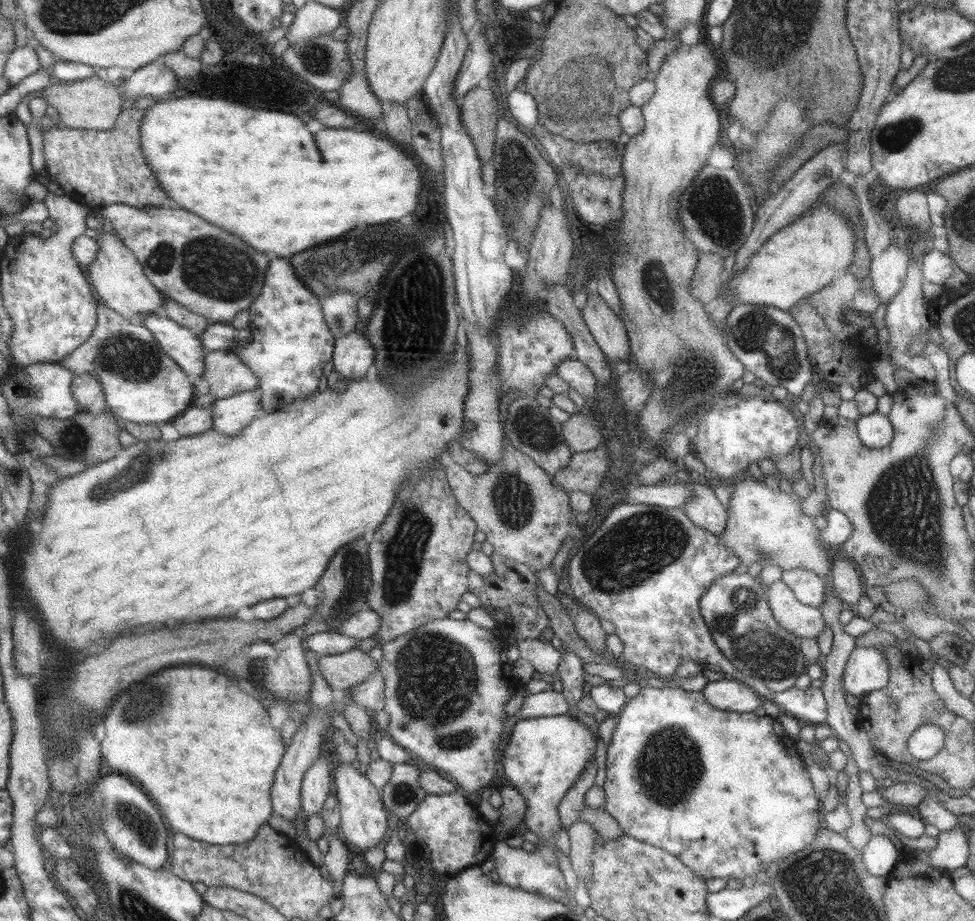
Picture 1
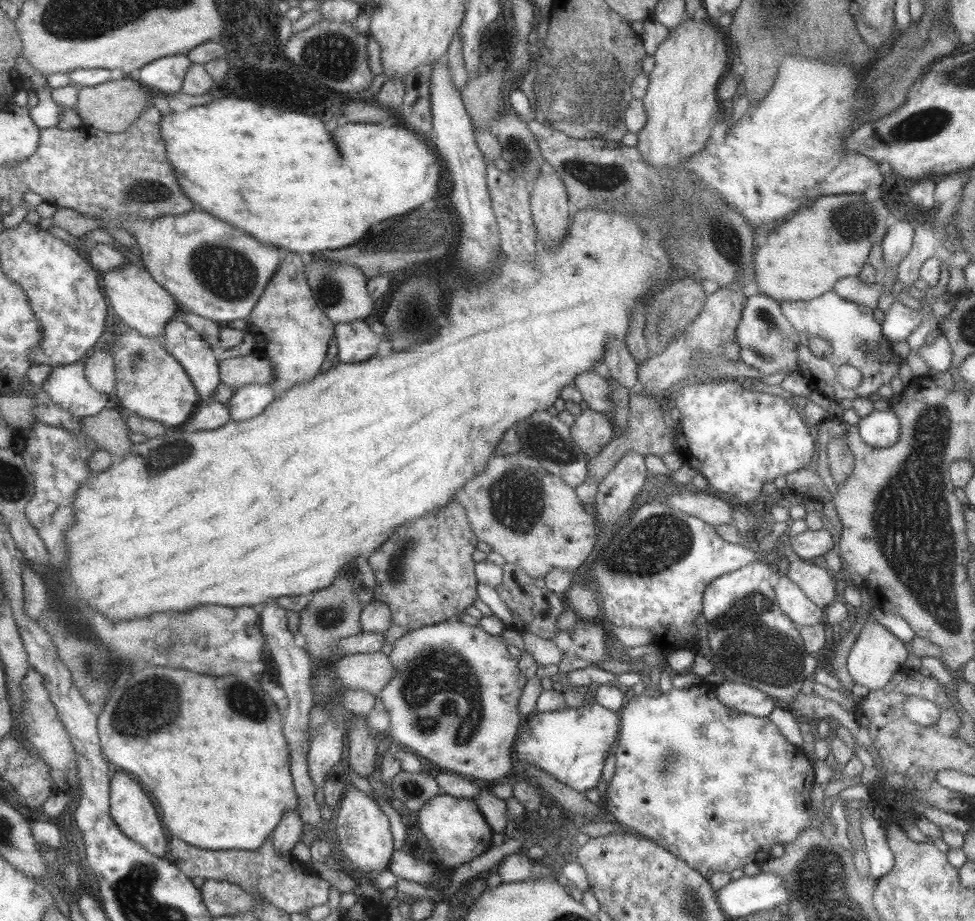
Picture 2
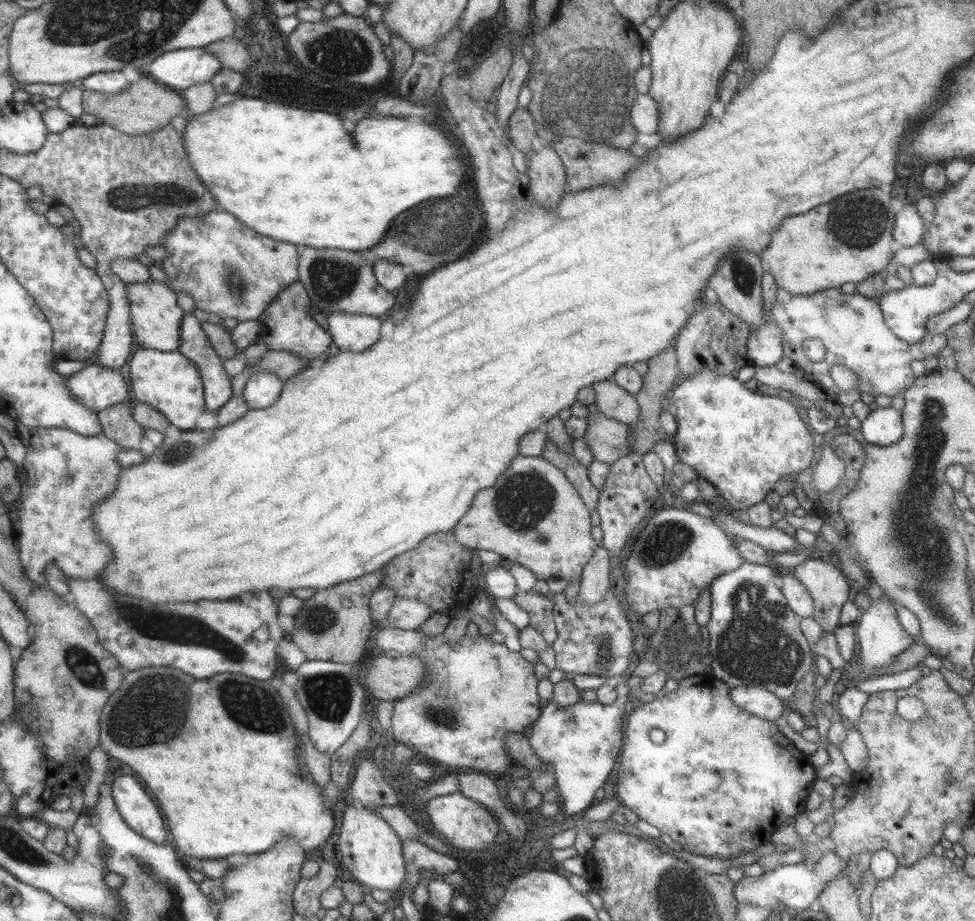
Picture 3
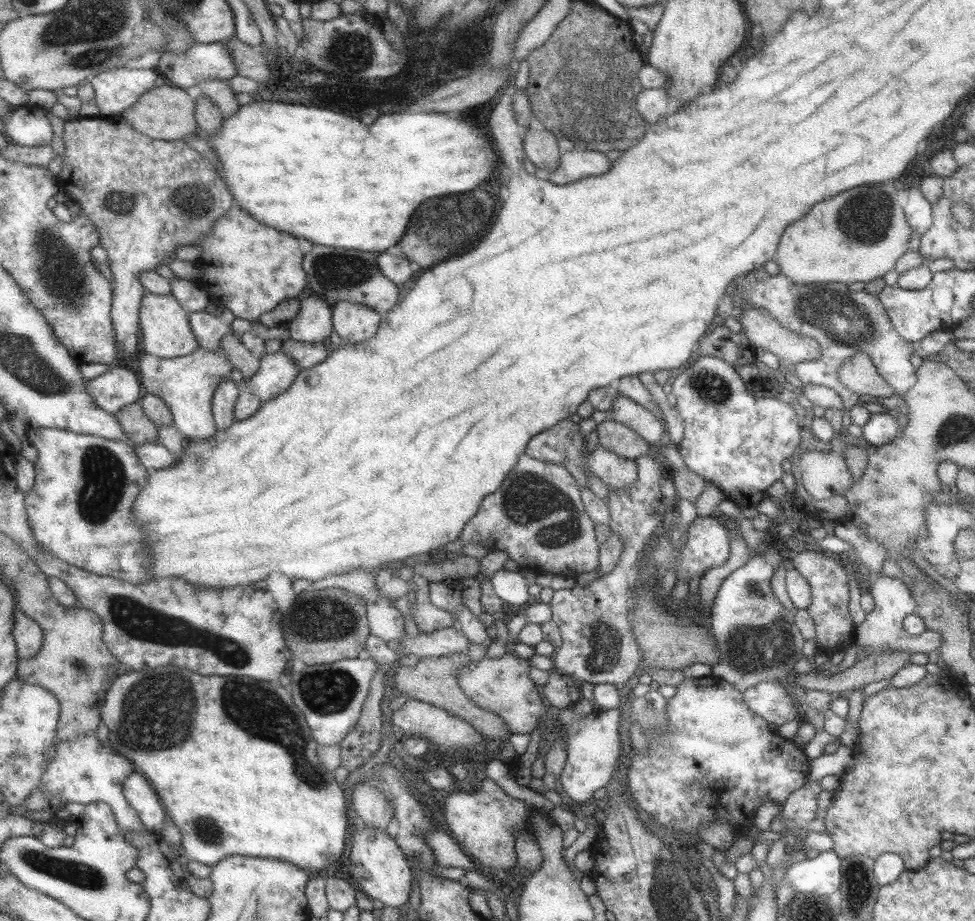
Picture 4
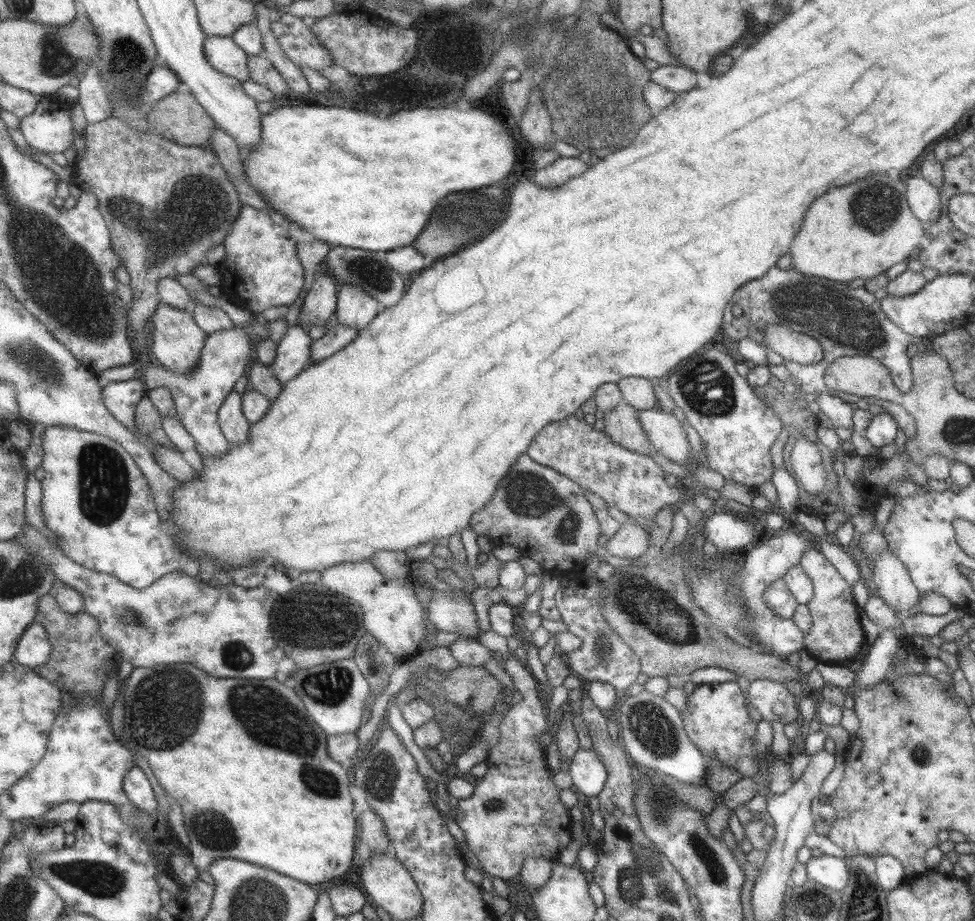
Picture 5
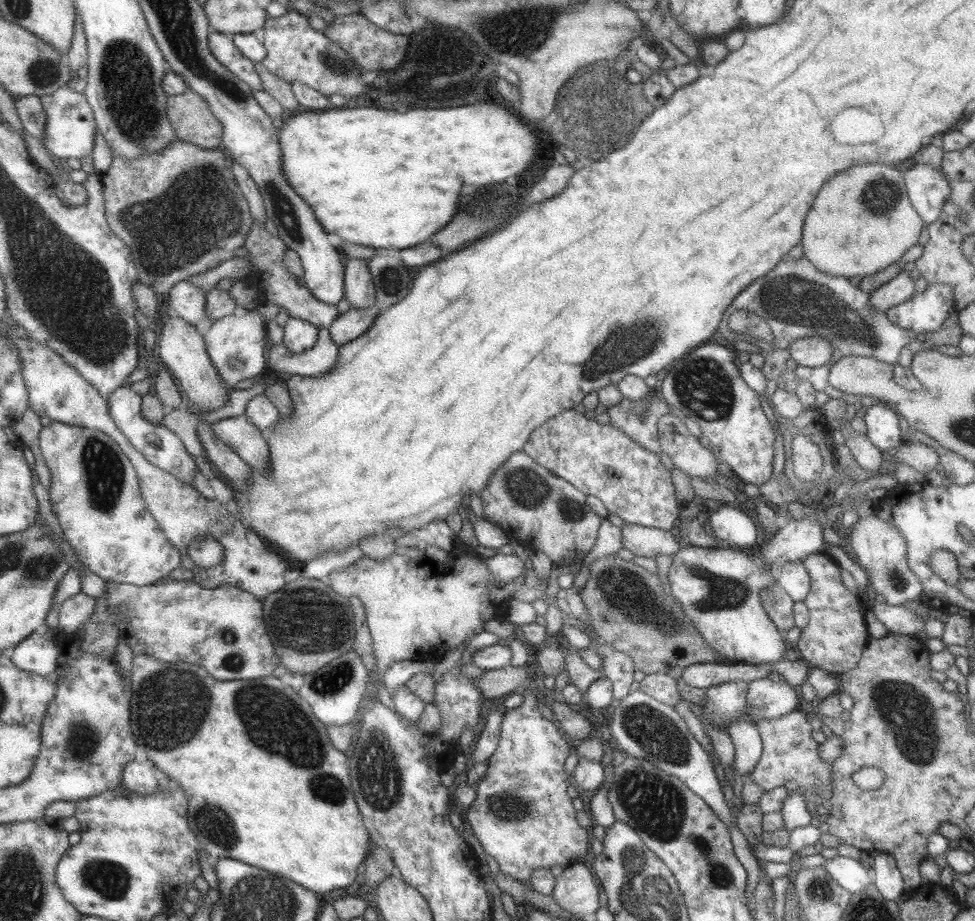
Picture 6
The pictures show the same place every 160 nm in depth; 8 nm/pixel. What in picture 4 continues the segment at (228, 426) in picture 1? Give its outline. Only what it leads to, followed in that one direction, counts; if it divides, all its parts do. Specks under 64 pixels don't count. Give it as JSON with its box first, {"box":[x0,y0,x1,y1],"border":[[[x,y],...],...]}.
{"box":[247,349,299,402],"border":[[[280,349],[260,358],[258,369],[247,379],[249,392],[265,402],[285,392],[299,368]]]}

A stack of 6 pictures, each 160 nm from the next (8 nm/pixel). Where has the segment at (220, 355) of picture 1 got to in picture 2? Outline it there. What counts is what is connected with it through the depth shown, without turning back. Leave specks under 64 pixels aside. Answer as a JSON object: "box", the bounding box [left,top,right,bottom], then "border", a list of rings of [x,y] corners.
{"box":[218,352,274,389],"border":[[[257,352],[220,360],[218,371],[221,384],[233,389],[247,384],[271,384],[274,380],[268,358]]]}

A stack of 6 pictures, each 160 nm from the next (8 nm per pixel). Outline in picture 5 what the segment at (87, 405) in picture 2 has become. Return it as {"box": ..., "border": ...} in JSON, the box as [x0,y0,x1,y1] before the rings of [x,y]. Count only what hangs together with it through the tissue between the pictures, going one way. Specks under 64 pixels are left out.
{"box":[103,376,165,453],"border":[[[134,376],[128,380],[104,383],[103,400],[115,418],[135,432],[154,453],[159,447],[165,446],[148,438],[148,436],[143,436],[135,426],[135,413],[138,404],[146,397],[148,391],[145,382],[140,377]]]}

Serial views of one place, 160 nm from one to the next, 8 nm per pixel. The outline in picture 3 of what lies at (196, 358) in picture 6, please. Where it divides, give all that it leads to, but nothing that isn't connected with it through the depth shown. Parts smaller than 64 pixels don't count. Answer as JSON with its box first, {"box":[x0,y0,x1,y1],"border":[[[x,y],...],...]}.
{"box":[127,281,186,352],"border":[[[161,281],[148,283],[127,283],[128,302],[131,305],[135,337],[142,347],[159,349],[163,352],[179,351],[183,342],[181,328],[186,310],[178,303],[178,293]]]}

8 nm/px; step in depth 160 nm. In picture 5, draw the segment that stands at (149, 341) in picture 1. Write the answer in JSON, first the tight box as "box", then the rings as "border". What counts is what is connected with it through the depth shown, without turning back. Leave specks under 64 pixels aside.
{"box":[143,326,251,456],"border":[[[237,326],[209,336],[202,350],[200,363],[188,373],[180,373],[163,365],[151,366],[147,373],[144,373],[143,382],[147,389],[163,387],[172,392],[178,410],[176,417],[193,435],[203,455],[219,456],[233,446],[233,443],[222,435],[217,412],[222,406],[222,400],[234,390],[234,384],[241,378],[243,364],[247,360],[249,350],[251,350],[251,344],[245,336],[245,331]]]}

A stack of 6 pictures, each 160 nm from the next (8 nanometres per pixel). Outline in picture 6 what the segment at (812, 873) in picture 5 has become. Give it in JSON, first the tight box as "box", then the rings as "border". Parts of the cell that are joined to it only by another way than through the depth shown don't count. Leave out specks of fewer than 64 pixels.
{"box":[822,855,871,892],"border":[[[836,855],[831,859],[825,859],[822,867],[828,872],[835,882],[849,892],[855,892],[859,888],[871,883],[871,872],[854,857]]]}

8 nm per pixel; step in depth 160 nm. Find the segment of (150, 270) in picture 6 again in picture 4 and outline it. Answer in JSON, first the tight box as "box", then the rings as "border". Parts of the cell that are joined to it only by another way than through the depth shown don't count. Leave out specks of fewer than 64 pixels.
{"box":[57,117,233,358],"border":[[[72,117],[71,120],[67,120],[64,125],[64,135],[63,135],[65,150],[64,150],[64,165],[63,170],[57,175],[58,182],[62,188],[62,191],[71,197],[72,200],[80,204],[84,215],[87,216],[87,219],[93,221],[95,227],[99,229],[101,233],[100,237],[100,246],[106,250],[108,254],[108,263],[110,266],[110,271],[114,276],[114,295],[113,295],[113,304],[112,304],[112,319],[113,325],[115,325],[115,335],[117,335],[117,343],[121,347],[122,352],[131,358],[135,352],[141,350],[139,346],[139,340],[142,338],[142,329],[141,329],[141,307],[143,297],[148,293],[148,290],[143,286],[140,276],[143,272],[147,270],[155,271],[155,268],[159,264],[170,264],[170,256],[174,254],[175,250],[179,246],[185,246],[187,244],[189,248],[192,248],[194,245],[205,236],[209,236],[215,228],[215,220],[221,218],[221,216],[226,215],[226,212],[229,211],[233,204],[233,197],[231,197],[231,192],[225,190],[225,184],[217,178],[215,174],[216,164],[213,161],[209,160],[186,144],[183,139],[181,140],[157,140],[135,130],[131,123],[120,117]]]}

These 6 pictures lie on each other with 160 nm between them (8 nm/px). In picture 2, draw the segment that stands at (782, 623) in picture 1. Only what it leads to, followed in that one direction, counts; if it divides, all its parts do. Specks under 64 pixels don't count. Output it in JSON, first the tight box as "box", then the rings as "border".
{"box":[772,573,823,632],"border":[[[780,573],[777,584],[772,589],[781,612],[788,616],[799,632],[804,626],[813,626],[822,622],[823,610],[813,604],[783,573]]]}

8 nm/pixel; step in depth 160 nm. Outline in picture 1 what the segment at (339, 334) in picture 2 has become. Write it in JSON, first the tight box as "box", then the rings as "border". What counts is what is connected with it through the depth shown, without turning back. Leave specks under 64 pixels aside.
{"box":[331,332,373,380],"border":[[[357,332],[335,339],[331,362],[333,371],[351,380],[365,376],[373,364],[373,347]]]}

